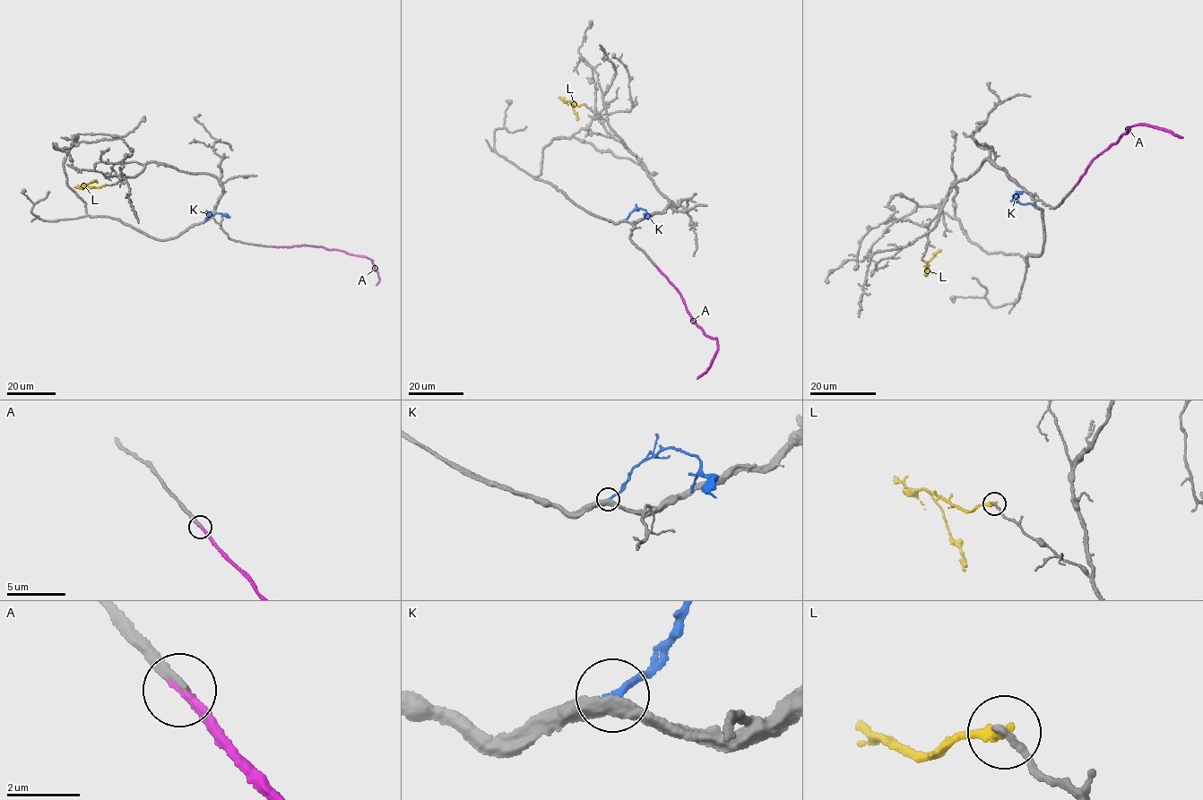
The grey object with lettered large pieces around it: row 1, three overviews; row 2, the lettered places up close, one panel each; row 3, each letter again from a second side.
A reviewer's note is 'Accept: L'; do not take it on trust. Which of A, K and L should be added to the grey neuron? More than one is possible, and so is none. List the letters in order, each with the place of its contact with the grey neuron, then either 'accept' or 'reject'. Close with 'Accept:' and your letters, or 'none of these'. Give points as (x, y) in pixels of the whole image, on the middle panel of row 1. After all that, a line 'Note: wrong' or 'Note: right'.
A: (655, 266) | accept
K: (624, 219) | reject
L: (584, 104) | reject
Accept: A
Note: wrong

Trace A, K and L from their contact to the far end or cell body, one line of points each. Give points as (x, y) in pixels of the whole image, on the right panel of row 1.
A: (1074, 186), (1093, 159), (1120, 140), (1128, 132), (1127, 127), (1147, 124), (1182, 137)
K: (1034, 205), (1013, 200), (1014, 194), (1022, 191)
L: (921, 259), (927, 263), (925, 269), (936, 253), (941, 251)

